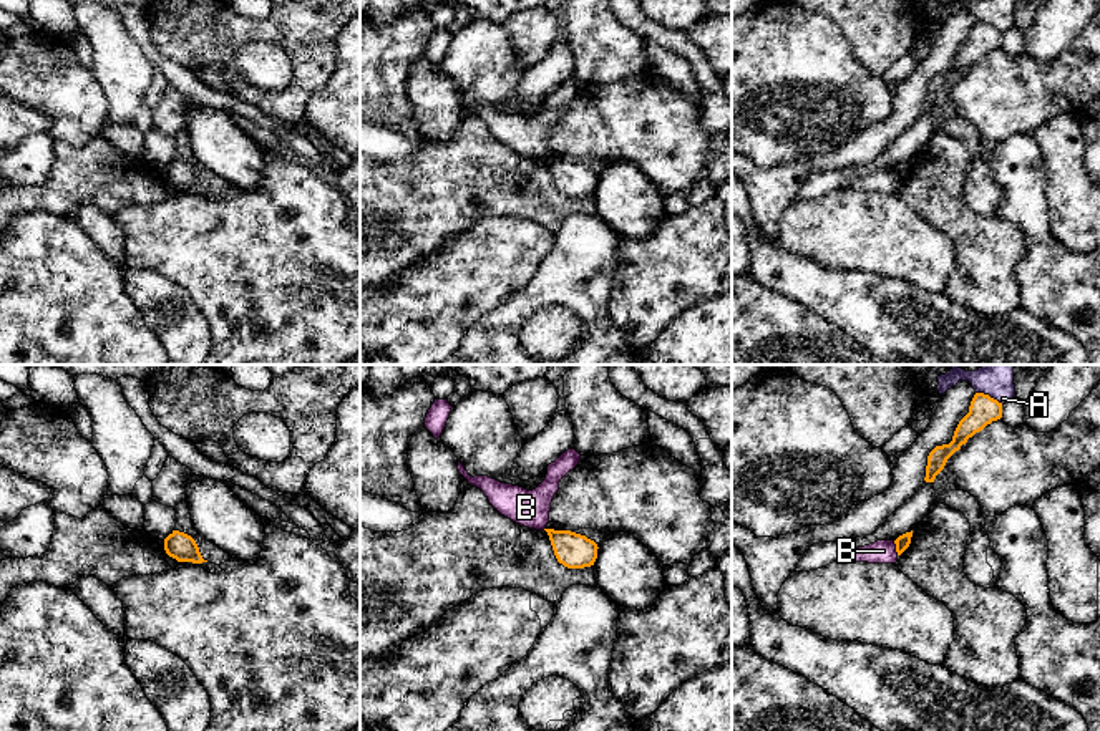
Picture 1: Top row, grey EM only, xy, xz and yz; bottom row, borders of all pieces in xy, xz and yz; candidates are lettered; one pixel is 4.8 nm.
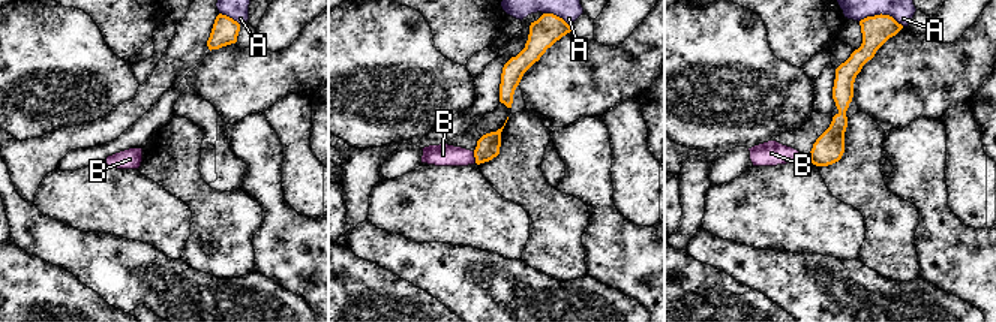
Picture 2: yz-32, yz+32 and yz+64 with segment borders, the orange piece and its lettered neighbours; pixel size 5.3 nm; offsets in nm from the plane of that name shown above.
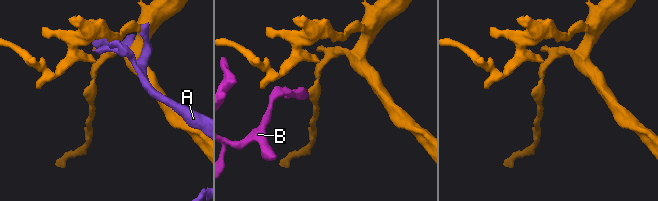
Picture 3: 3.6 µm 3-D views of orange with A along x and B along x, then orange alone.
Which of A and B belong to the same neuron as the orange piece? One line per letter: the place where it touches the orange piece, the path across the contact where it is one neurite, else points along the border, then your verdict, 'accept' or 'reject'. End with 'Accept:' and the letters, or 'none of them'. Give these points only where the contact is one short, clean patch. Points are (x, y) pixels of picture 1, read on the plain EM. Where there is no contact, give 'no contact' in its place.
A: meets orange in yz at (988, 24); reject
B: meets orange in yz at (896, 176); border along yz (893, 169), (898, 183); reject
Accept: none of them

